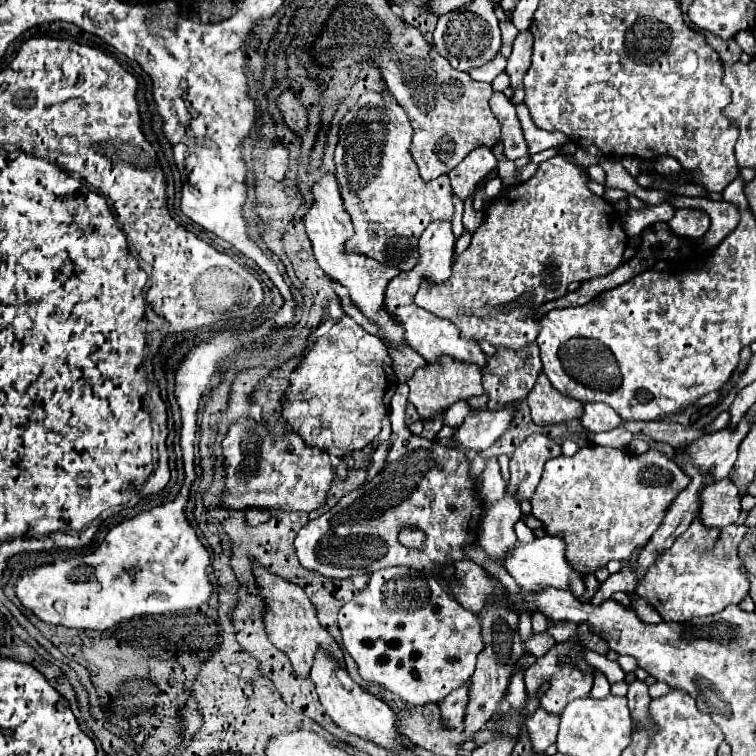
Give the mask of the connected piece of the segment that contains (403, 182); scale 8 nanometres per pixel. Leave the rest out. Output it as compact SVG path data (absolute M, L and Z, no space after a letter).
M389 90L365 92L343 116L333 156L343 206L355 230L343 250L365 254L401 272L415 266L417 240L423 230L435 220L451 220L455 212L447 176L433 182L421 180L413 158L409 158L411 136L409 118Z

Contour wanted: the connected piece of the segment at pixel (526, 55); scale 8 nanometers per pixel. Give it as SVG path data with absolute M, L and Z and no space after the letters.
M529 30L519 32L515 42L513 42L513 52L507 58L507 68L505 72L509 74L511 88L517 90L523 84L523 76L527 74L531 66L531 50L533 50L533 36Z

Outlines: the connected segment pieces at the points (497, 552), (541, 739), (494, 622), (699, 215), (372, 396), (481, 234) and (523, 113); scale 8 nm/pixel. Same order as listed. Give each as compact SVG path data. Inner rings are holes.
M505 492L503 500L497 500L487 506L487 512L481 520L481 534L479 540L485 552L497 562L505 550L513 550L517 536L515 536L515 522L521 518L519 500Z
M539 707L533 716L527 718L525 722L529 738L533 742L533 750L545 750L547 746L555 744L557 728L559 728L559 716L549 714L547 710Z
M485 610L485 614L479 614L481 626L483 626L483 642L485 648L477 656L477 668L471 676L471 686L469 686L469 702L467 702L467 712L465 712L465 728L463 732L467 736L473 736L477 730L481 730L497 712L499 702L507 694L509 680L515 672L515 664L521 658L523 650L529 650L535 658L545 656L557 642L549 632L543 634L533 634L529 642L521 642L517 624L519 618L515 614L509 614L509 610Z
M679 208L675 216L667 222L671 232L681 236L681 238L701 238L709 230L711 218L703 210L689 210L689 208Z
M343 316L343 320L339 320L325 336L313 342L311 350L307 350L305 358L295 368L293 378L289 380L289 386L285 390L285 400L281 400L283 414L287 422L311 446L327 450L335 458L343 456L343 452L351 456L353 450L361 450L361 446L373 442L373 438L381 430L381 420L389 416L389 402L395 388L397 378L393 374L389 354L385 354L385 344L379 338L373 338L371 334L361 330L361 326L357 326L349 316Z
M555 156L541 162L537 174L527 182L503 188L497 200L485 208L485 220L473 234L471 246L453 258L451 278L443 286L423 282L415 302L431 314L439 314L439 318L449 318L465 338L477 342L487 340L493 346L509 346L515 350L531 344L539 334L539 318L533 318L533 312L541 304L565 296L571 282L613 272L621 264L623 250L627 248L621 214L611 202L595 196L587 188L587 178L585 170L569 164L563 156Z
M515 104L517 108L517 116L519 116L519 122L521 122L521 128L523 128L523 134L525 134L525 140L529 142L529 156L541 152L541 150L547 150L547 148L557 148L565 142L569 142L569 138L561 132L545 132L545 130L539 130L531 116L529 116L529 110L525 104Z

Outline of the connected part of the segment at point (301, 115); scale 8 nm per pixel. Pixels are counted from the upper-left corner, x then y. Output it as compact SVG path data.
M281 92L281 96L277 98L277 108L281 110L283 122L293 132L299 132L307 126L307 110L303 108L303 104L291 92Z

